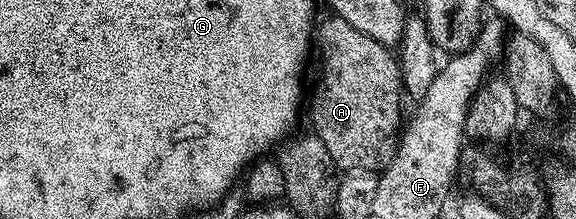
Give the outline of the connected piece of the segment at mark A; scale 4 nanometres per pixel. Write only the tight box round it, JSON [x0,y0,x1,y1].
[309,20,403,172]

